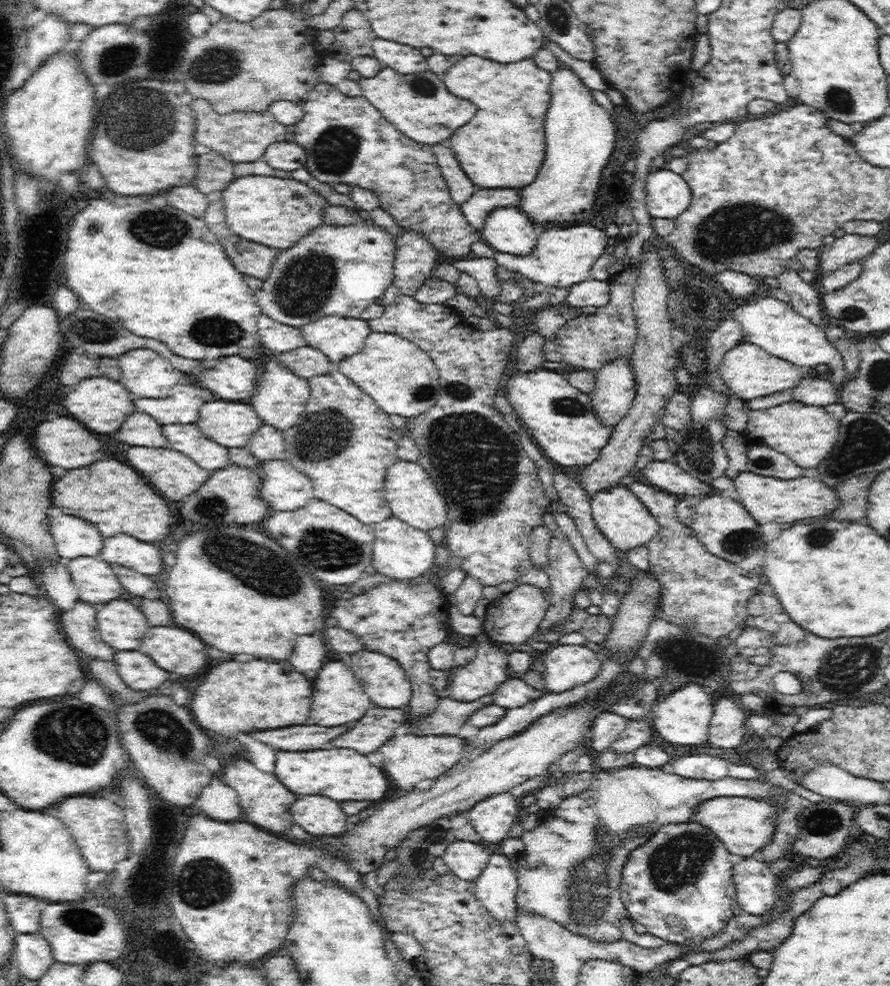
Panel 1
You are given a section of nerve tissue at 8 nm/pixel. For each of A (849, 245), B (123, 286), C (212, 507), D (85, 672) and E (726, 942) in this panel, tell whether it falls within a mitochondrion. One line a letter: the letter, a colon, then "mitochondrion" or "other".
A: other
B: other
C: mitochondrion
D: other
E: other

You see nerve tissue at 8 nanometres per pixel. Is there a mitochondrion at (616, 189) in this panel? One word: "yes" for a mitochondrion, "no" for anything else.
no

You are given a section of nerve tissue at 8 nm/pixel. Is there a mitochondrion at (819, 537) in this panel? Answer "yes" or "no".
yes

